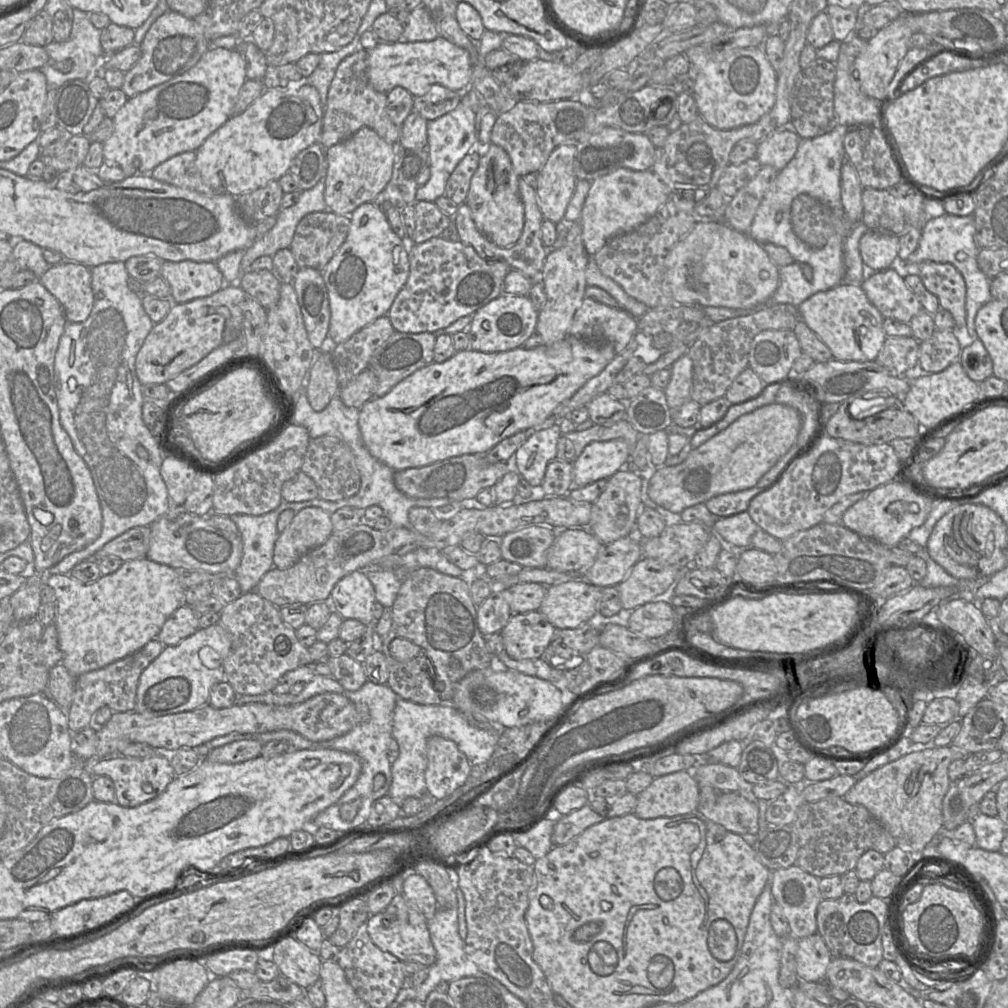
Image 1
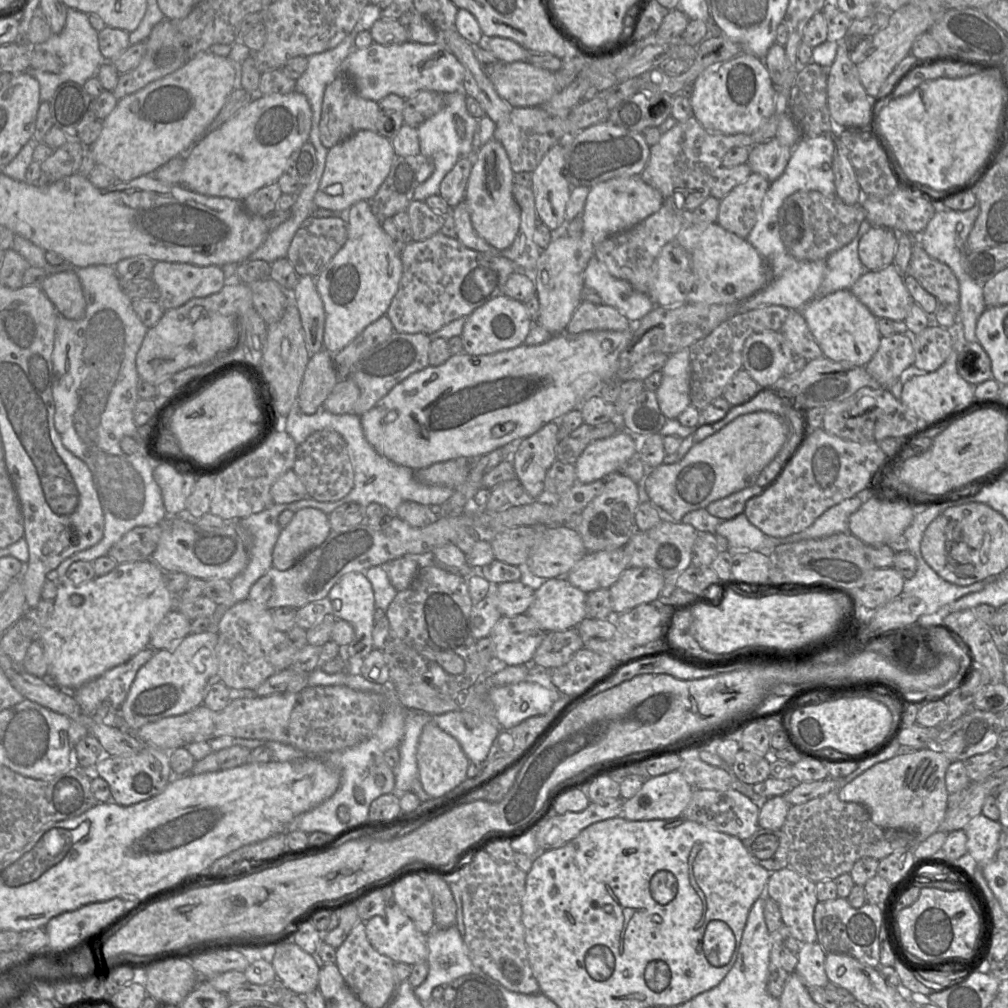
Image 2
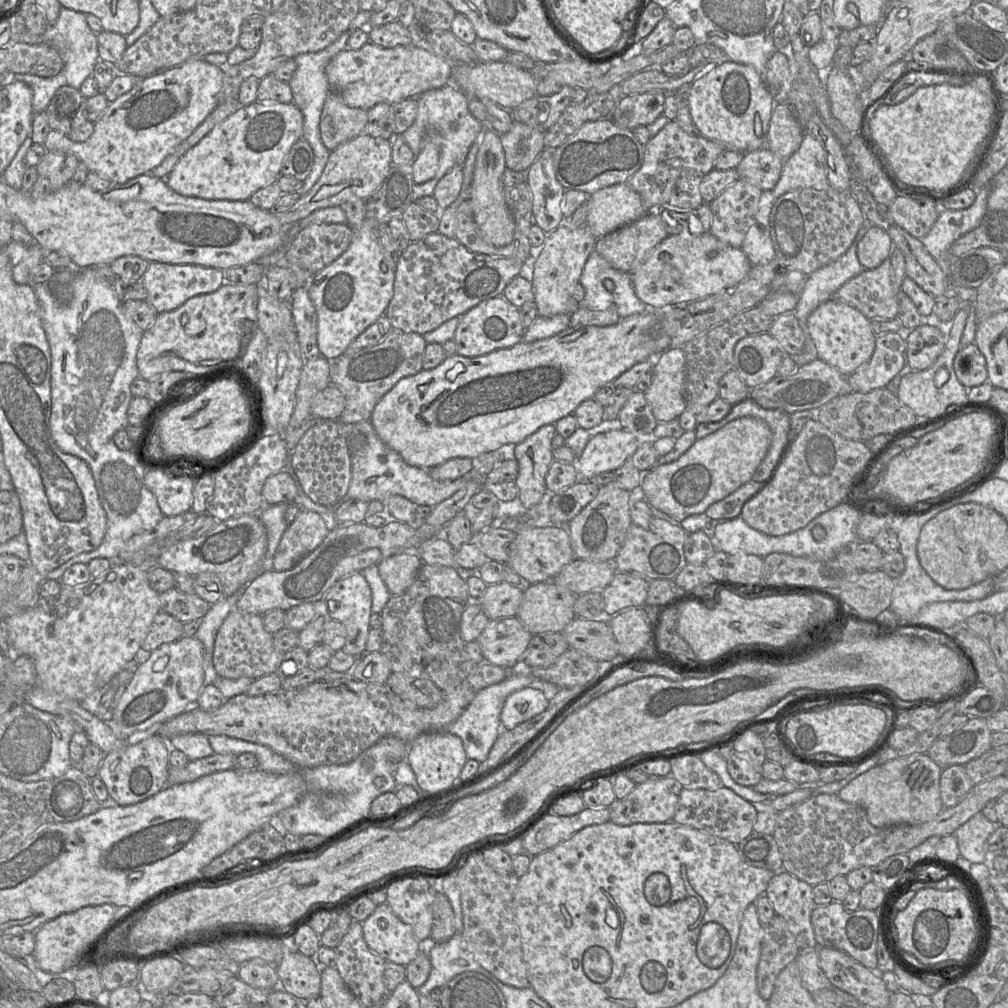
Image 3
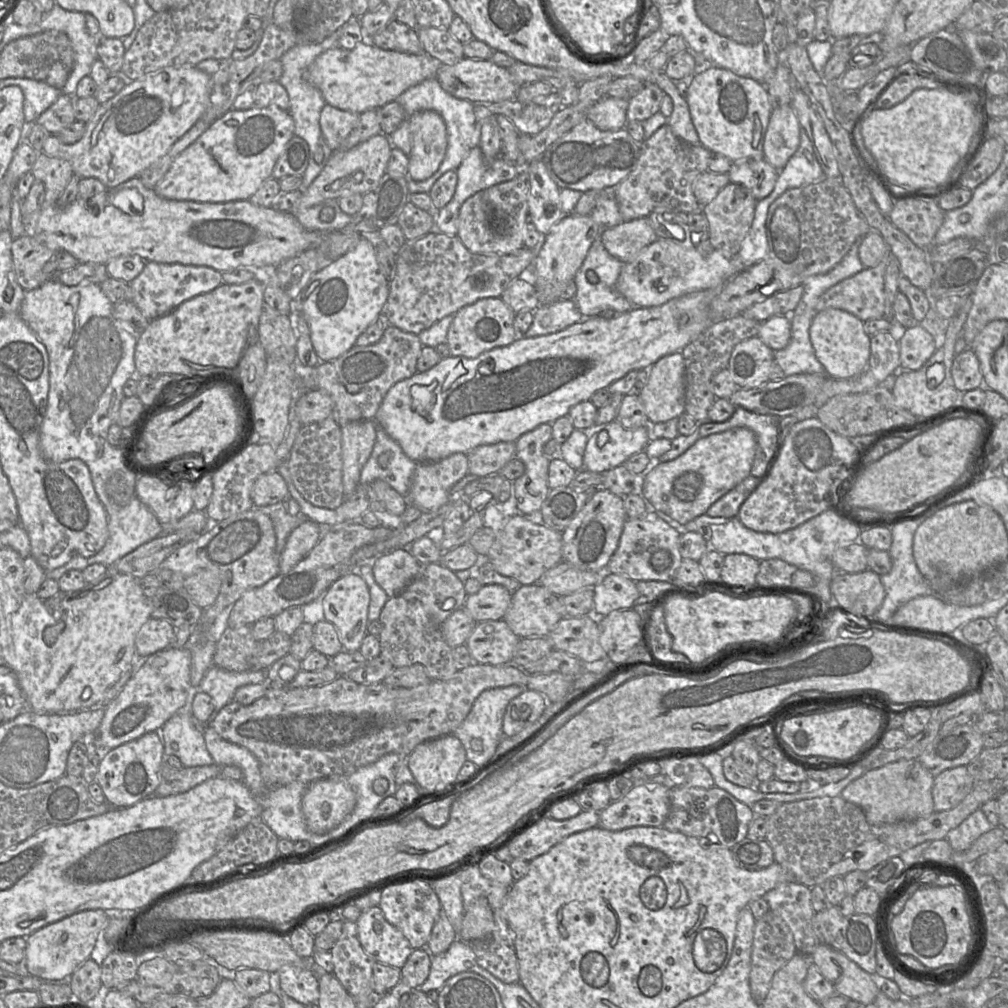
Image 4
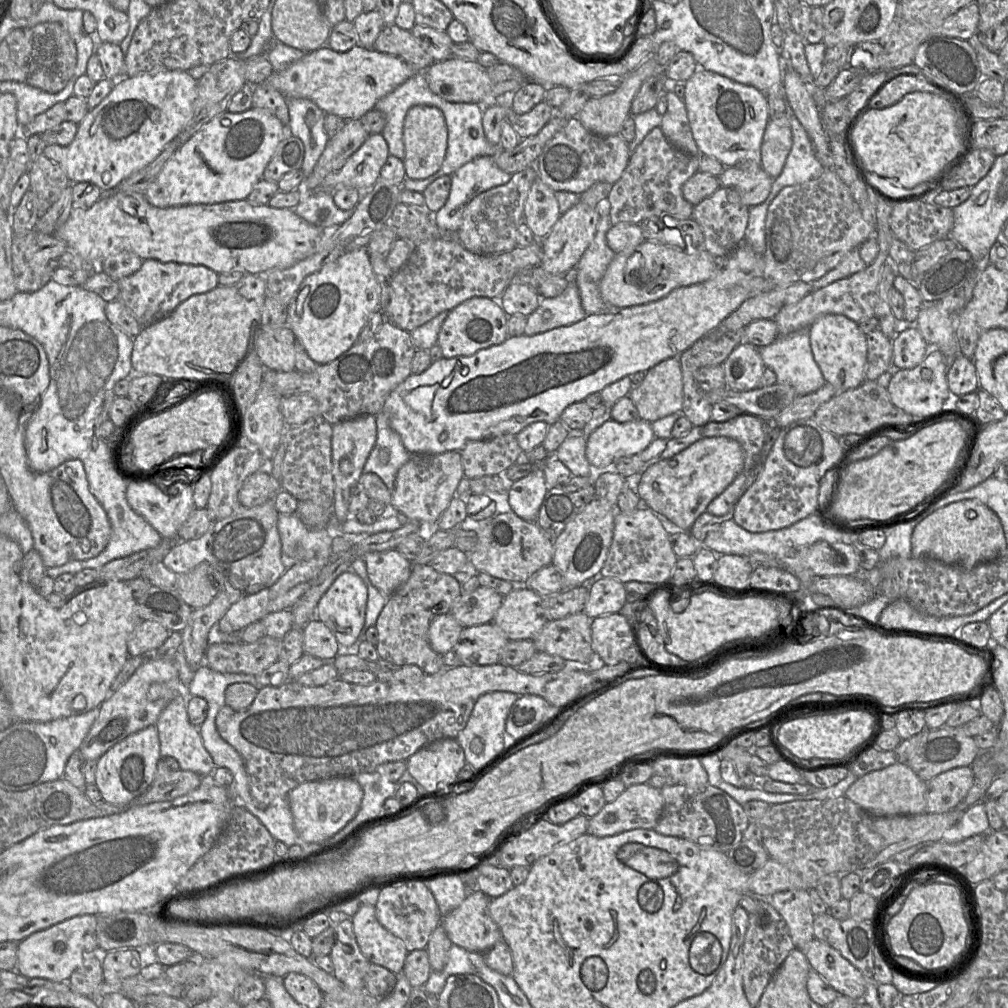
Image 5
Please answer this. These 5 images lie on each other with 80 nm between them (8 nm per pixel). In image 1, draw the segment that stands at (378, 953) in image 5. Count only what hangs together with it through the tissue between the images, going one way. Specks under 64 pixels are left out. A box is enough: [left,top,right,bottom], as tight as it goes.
[367,893,436,967]

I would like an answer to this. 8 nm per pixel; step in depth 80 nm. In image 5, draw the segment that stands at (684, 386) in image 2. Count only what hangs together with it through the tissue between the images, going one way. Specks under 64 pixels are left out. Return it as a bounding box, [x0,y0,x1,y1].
[628,358,683,423]

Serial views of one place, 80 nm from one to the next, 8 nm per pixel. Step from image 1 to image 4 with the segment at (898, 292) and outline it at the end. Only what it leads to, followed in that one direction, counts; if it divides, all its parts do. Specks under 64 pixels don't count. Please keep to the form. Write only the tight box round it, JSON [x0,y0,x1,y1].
[816,254,892,322]

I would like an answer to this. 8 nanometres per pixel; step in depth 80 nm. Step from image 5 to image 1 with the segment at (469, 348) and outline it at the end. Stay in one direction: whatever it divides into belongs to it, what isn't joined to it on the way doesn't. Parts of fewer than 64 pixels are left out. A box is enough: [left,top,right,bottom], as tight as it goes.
[468,294,538,352]

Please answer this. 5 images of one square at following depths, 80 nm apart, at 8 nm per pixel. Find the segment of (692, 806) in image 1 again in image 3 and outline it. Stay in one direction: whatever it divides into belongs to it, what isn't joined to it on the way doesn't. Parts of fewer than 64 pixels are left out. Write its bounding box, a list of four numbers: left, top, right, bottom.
[609,775,682,826]

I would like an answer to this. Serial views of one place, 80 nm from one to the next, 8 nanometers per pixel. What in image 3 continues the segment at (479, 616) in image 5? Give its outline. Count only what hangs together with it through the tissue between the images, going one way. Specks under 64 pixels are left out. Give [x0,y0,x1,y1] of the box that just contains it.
[479,582,523,620]

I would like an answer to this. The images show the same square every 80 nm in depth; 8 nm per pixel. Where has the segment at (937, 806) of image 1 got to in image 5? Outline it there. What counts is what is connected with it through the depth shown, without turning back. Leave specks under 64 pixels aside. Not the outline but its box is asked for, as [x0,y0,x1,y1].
[845,764,926,816]

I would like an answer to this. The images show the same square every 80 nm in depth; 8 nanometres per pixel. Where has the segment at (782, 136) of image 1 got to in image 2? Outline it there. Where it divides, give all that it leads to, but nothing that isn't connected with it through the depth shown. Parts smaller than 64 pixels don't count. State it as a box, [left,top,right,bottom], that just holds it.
[747,138,792,184]

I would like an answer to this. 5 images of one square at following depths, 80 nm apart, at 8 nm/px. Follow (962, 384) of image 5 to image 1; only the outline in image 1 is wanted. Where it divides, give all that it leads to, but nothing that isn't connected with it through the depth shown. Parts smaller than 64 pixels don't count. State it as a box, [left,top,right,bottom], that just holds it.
[959,339,993,383]

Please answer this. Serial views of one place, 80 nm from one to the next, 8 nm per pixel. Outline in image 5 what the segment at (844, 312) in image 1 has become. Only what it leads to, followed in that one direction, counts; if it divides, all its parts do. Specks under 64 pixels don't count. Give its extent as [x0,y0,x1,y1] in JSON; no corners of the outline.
[809,314,867,391]

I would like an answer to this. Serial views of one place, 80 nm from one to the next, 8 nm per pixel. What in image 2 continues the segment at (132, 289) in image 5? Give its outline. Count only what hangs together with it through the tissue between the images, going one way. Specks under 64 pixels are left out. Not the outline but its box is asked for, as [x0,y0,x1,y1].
[151,262,226,311]

